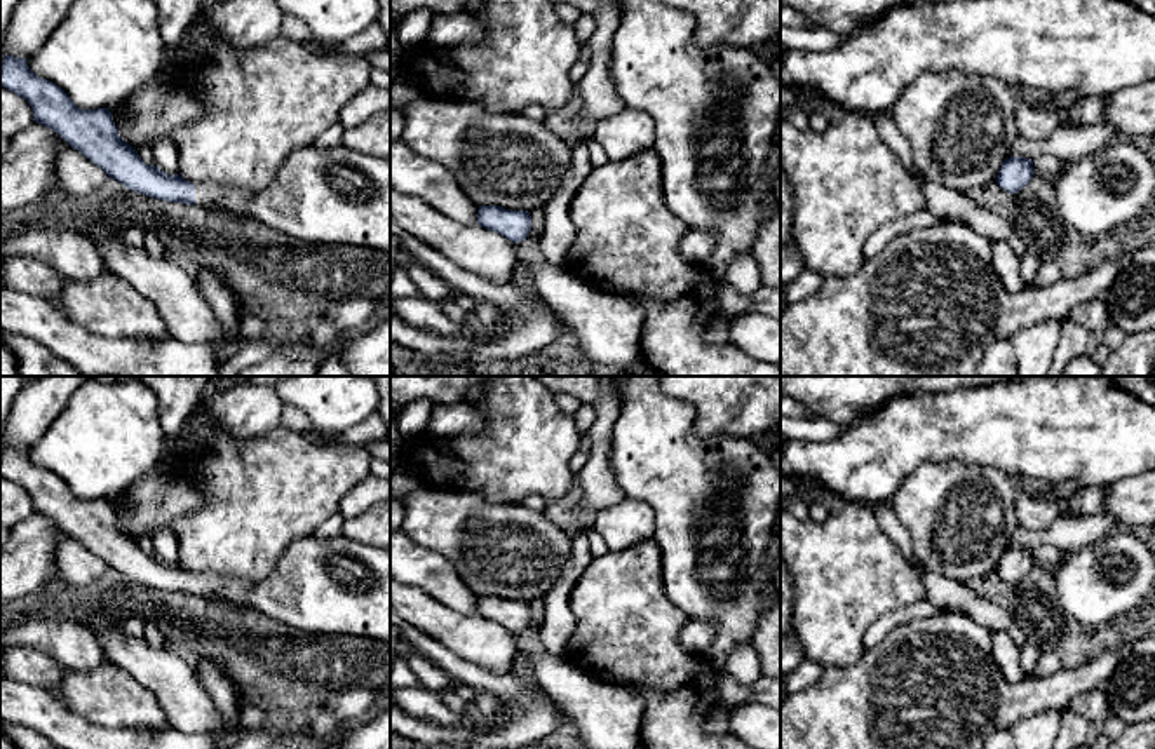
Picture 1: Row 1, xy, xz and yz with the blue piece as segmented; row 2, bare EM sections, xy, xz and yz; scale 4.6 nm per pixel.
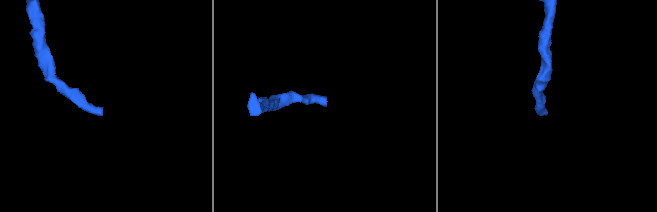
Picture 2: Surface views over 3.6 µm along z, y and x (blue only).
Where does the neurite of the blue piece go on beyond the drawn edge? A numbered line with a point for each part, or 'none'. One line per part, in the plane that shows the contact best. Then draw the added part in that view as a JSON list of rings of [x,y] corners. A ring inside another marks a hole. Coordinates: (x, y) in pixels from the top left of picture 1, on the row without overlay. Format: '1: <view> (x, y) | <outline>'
1: xy (338, 586) | [[[345,535],[334,538],[303,536],[286,545],[274,571],[258,584],[221,575],[195,575],[195,596],[258,610],[277,622],[307,634],[345,634],[390,643],[390,550],[364,545]]]

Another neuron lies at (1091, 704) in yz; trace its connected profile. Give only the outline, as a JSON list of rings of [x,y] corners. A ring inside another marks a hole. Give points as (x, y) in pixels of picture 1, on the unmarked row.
[[[1092,688],[1077,695],[1064,709],[1071,709],[1089,721],[1106,719],[1110,716],[1103,688]]]

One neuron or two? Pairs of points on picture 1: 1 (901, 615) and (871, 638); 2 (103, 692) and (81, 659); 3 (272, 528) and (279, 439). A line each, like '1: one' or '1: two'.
1: one
2: two
3: one

